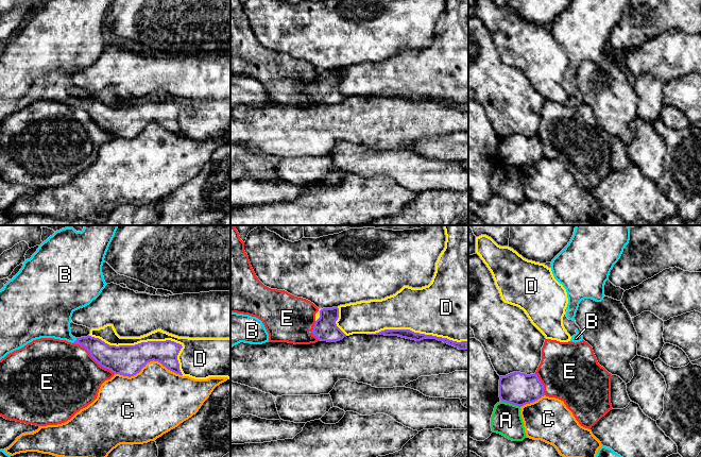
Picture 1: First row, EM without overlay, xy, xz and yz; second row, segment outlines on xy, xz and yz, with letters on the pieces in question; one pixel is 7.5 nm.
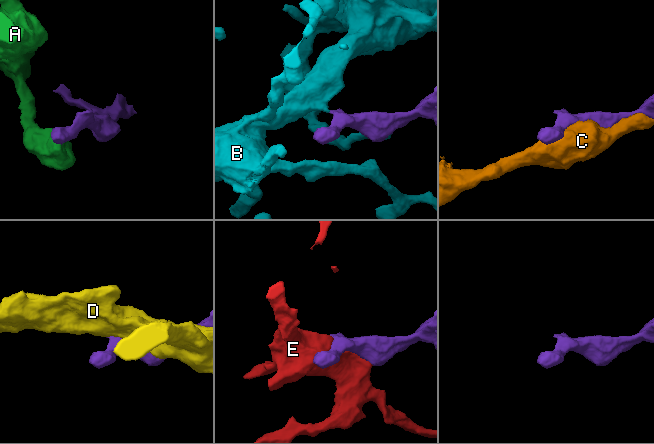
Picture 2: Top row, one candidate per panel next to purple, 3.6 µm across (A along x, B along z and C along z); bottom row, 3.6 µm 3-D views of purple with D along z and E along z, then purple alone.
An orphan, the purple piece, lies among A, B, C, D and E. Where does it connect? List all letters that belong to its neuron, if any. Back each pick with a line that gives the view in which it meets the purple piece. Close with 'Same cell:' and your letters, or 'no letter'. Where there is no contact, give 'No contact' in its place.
B: Touches purple in xy
Same cell: B

